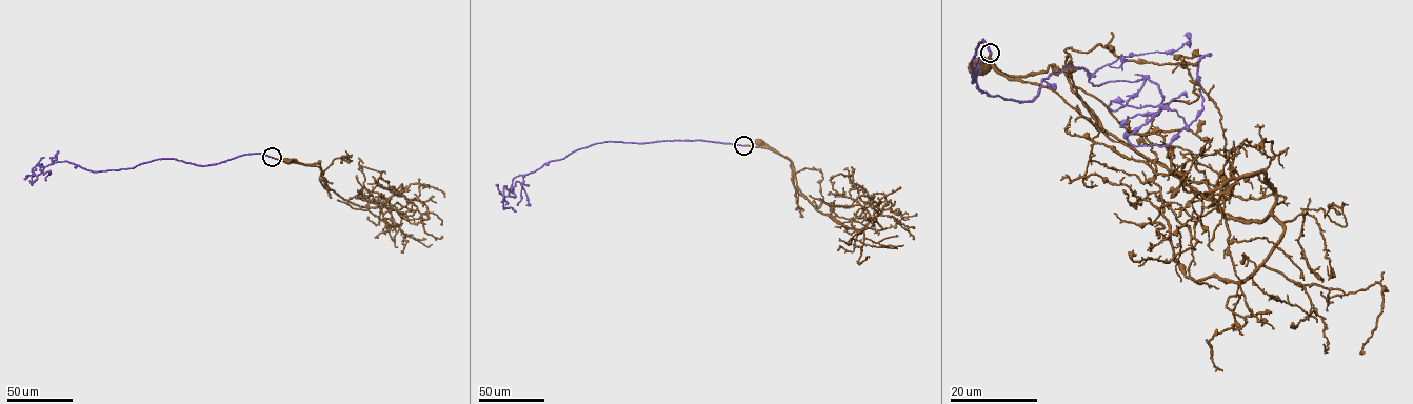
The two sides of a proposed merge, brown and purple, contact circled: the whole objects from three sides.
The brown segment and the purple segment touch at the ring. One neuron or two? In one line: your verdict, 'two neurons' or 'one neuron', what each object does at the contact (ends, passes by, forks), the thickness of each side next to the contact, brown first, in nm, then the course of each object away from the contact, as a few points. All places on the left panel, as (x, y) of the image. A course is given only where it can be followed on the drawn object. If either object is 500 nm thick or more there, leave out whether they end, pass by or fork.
two neurons | brown ends | purple ends | 420/280 nm | brown via (272, 157), (286, 161) | purple via (272, 157), (205, 165), (158, 159), (97, 172), (56, 162), (37, 165), (32, 185), (44, 157)

